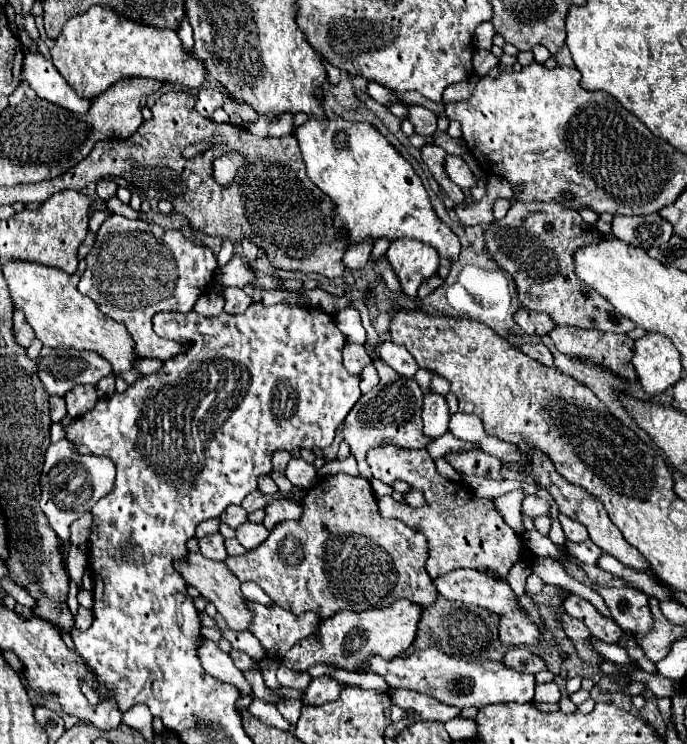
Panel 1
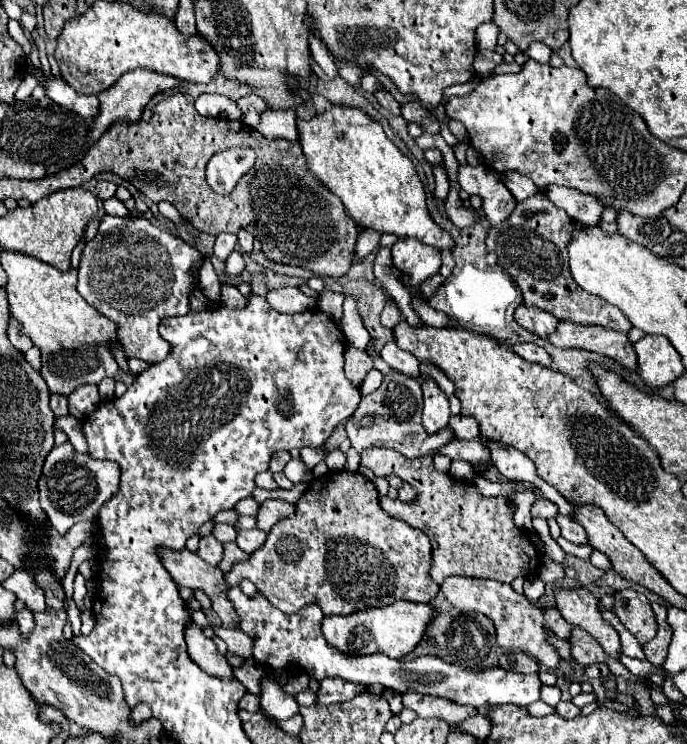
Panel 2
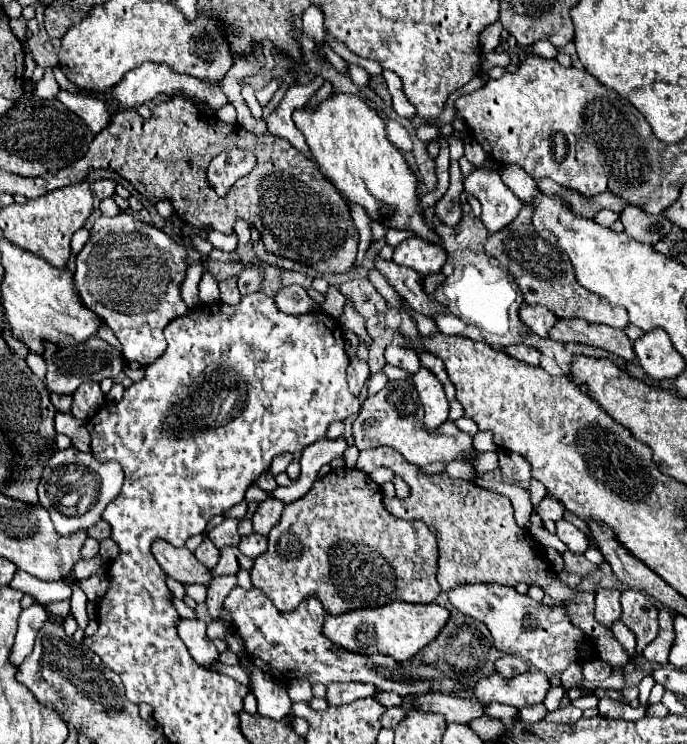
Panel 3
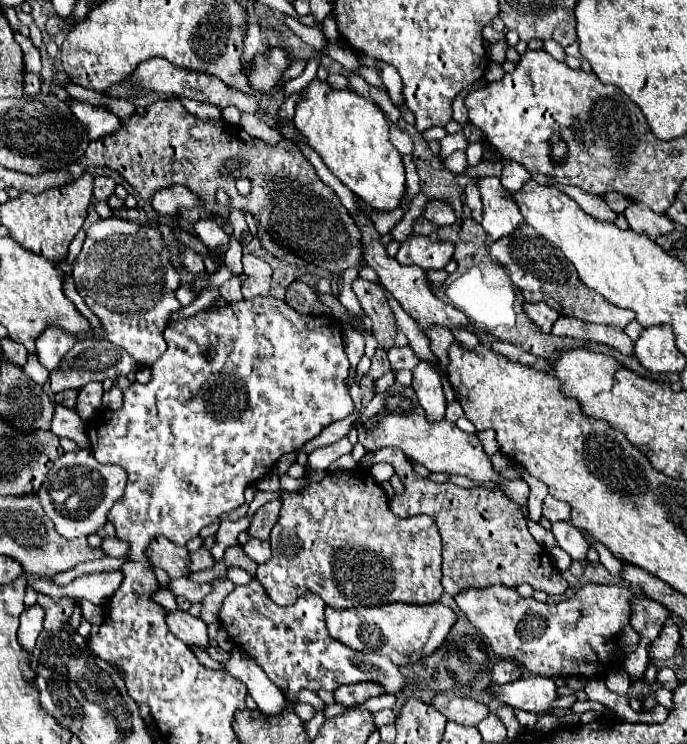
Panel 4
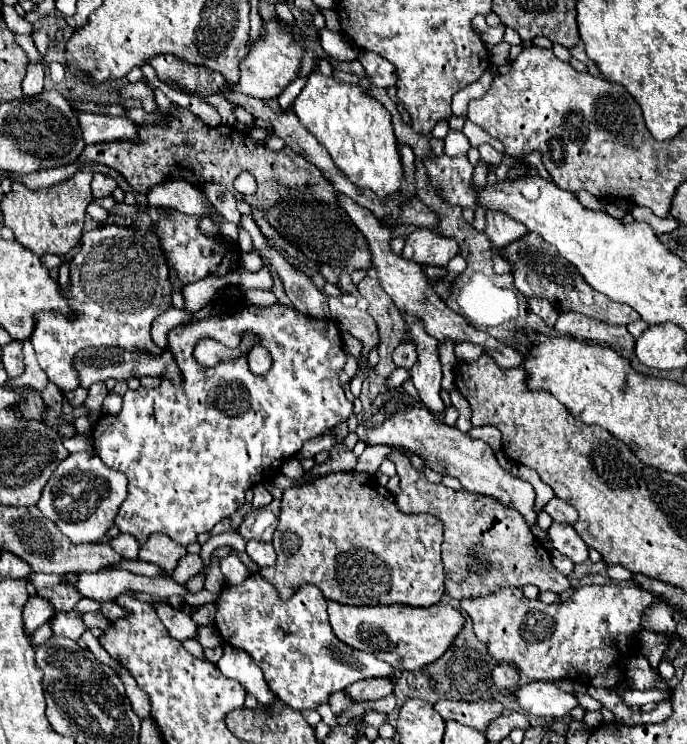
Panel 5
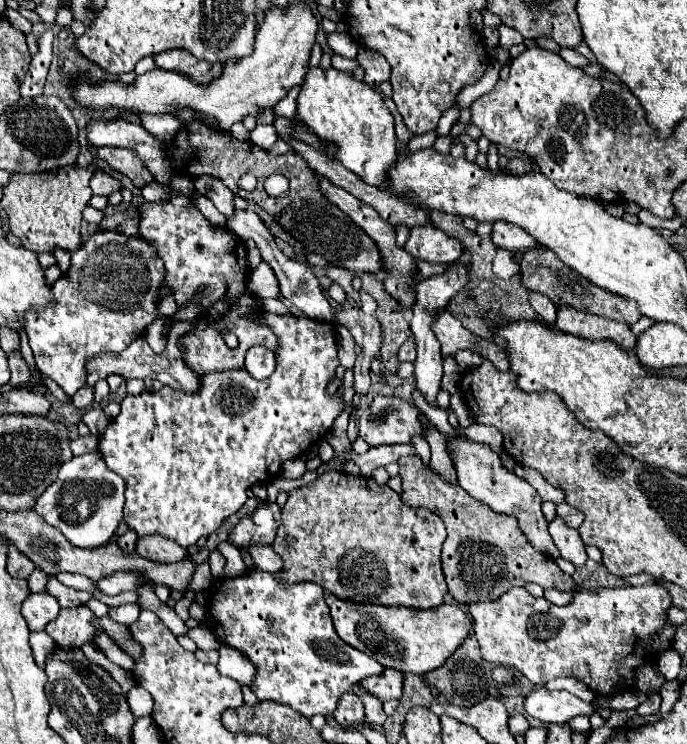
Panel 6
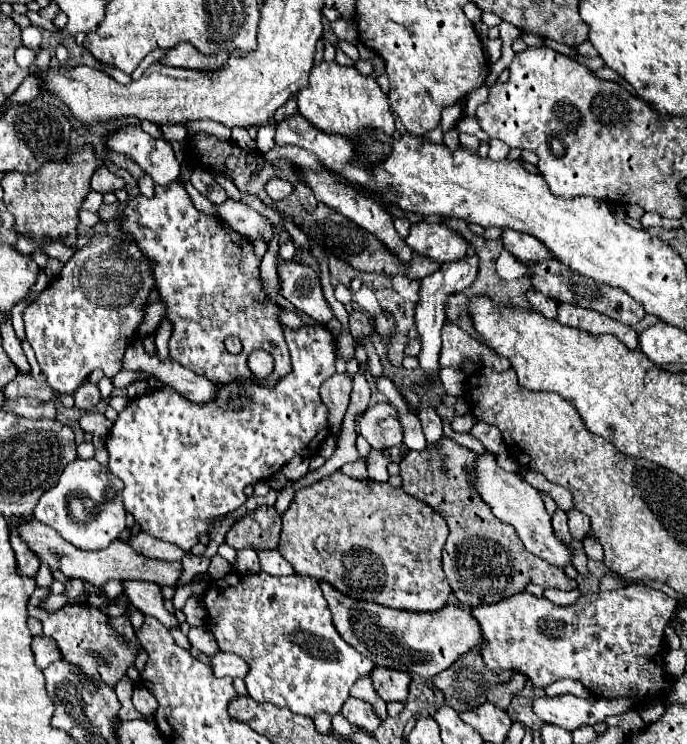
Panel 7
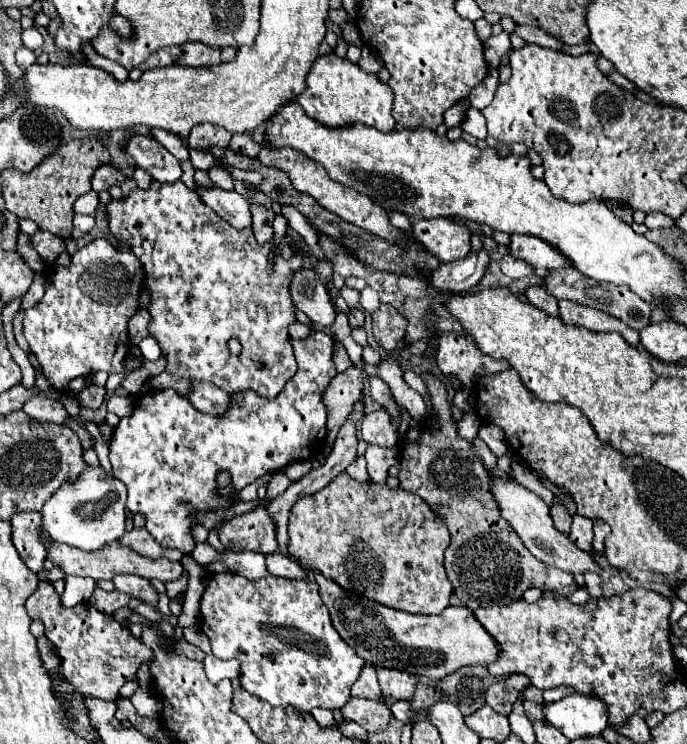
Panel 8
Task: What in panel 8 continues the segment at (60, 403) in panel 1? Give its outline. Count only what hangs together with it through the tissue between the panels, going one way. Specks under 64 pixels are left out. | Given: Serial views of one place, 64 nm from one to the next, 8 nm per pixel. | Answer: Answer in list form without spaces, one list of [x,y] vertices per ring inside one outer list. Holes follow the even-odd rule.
[[[92,384],[92,386],[84,388],[82,392],[78,392],[78,398],[80,398],[80,404],[82,406],[96,410],[96,408],[102,406],[102,402],[106,398],[106,388],[100,388],[100,386]]]

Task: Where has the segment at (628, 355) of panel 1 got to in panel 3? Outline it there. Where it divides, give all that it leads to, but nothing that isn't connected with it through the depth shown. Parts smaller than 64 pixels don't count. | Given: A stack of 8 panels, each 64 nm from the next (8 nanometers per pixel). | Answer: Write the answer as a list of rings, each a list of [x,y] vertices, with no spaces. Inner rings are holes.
[[[560,318],[550,330],[550,338],[560,342],[584,342],[584,344],[608,350],[612,354],[618,354],[624,360],[636,358],[632,350],[632,342],[622,330],[602,326],[602,324],[592,324],[586,320]]]

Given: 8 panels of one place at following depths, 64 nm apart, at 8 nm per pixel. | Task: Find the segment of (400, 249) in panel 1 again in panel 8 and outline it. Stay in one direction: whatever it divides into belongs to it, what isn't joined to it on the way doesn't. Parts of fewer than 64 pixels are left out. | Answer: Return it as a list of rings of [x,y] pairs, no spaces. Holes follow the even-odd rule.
[[[434,218],[434,220],[414,220],[414,238],[426,246],[442,262],[454,262],[470,254],[470,230],[464,222],[454,218]]]

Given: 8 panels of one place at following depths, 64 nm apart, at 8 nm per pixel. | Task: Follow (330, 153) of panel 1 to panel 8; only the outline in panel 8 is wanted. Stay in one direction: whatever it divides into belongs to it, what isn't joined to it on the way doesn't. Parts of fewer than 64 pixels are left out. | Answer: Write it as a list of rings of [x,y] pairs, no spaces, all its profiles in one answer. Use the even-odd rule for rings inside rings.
[[[334,52],[320,56],[308,76],[306,76],[306,90],[296,100],[308,116],[326,124],[326,126],[346,126],[350,122],[364,122],[366,126],[374,126],[380,132],[390,132],[394,128],[394,94],[392,88],[376,74],[364,72],[358,64],[350,62],[348,58],[338,58]]]

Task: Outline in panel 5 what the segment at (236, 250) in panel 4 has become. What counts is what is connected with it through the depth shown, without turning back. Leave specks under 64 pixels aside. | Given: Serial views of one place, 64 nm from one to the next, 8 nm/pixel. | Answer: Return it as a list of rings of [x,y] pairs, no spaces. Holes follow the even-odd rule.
[[[166,180],[146,192],[148,204],[152,208],[178,208],[186,214],[196,216],[208,216],[220,228],[220,231],[228,241],[237,241],[238,228],[236,224],[228,222],[214,208],[206,196],[190,182],[186,180]]]

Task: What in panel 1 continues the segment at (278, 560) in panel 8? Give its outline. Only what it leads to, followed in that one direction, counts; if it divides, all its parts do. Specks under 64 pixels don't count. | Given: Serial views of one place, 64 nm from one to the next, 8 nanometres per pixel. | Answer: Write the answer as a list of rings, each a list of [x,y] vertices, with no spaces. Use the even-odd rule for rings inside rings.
[[[244,522],[242,526],[236,528],[236,540],[246,548],[252,550],[256,546],[260,546],[266,538],[268,538],[268,530],[262,524],[252,524],[252,522]]]

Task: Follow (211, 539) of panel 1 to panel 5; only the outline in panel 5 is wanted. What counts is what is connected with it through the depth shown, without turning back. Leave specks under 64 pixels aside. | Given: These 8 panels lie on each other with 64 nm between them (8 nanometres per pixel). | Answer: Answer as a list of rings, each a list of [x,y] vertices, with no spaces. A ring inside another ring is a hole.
[[[186,554],[180,562],[178,562],[178,566],[174,568],[174,572],[172,572],[172,576],[168,574],[168,572],[164,572],[164,576],[166,578],[170,578],[170,580],[174,580],[176,584],[180,584],[180,586],[186,586],[186,582],[192,578],[192,576],[196,576],[200,570],[202,570],[202,560],[200,560],[200,556],[198,554]]]

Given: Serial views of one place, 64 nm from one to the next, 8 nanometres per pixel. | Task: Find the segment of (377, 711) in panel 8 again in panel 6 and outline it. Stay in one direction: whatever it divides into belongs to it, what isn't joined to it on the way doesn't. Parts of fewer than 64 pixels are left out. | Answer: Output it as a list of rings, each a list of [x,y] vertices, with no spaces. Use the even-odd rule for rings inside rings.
[[[346,692],[346,696],[342,696],[336,712],[334,712],[334,718],[340,722],[340,724],[368,724],[370,728],[378,728],[376,724],[370,724],[366,720],[366,714],[364,714],[364,704],[360,702],[360,698],[352,692]]]

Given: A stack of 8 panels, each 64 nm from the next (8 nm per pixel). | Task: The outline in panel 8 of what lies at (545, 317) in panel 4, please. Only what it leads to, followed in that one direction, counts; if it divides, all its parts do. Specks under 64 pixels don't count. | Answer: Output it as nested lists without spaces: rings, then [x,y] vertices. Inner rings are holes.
[[[530,286],[524,294],[526,294],[526,300],[532,306],[548,312],[550,316],[558,316],[558,300],[546,288],[542,288],[542,286]]]

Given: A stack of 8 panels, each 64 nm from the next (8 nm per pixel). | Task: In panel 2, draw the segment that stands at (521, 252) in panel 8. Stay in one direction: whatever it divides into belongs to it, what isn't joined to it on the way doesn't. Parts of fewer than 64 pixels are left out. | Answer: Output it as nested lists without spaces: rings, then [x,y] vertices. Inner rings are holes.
[[[460,166],[458,184],[468,194],[482,198],[482,216],[490,226],[510,218],[516,208],[516,200],[510,190],[486,166]]]

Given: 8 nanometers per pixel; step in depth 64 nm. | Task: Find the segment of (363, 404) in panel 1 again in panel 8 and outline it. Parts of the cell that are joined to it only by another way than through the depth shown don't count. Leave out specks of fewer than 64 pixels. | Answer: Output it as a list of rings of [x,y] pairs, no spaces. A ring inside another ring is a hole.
[[[374,410],[362,418],[360,426],[362,440],[368,444],[378,444],[382,448],[396,448],[400,434],[392,428],[390,416],[386,410]],[[494,478],[494,498],[500,504],[500,512],[502,516],[512,524],[512,528],[518,532],[518,536],[522,538],[522,542],[526,544],[526,548],[540,558],[544,564],[560,568],[564,572],[572,572],[572,574],[586,574],[586,572],[594,572],[594,574],[602,574],[602,566],[594,560],[592,554],[582,552],[576,544],[572,544],[570,536],[564,536],[552,522],[550,518],[550,508],[548,504],[538,498],[536,494],[528,492],[526,488],[522,488],[516,482],[502,482],[498,478]]]

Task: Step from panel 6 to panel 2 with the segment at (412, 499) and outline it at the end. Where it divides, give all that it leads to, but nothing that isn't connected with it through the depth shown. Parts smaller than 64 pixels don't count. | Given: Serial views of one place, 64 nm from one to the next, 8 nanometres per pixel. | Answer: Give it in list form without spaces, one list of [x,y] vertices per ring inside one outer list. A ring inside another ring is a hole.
[[[370,448],[362,452],[360,466],[388,466],[388,472],[398,472],[402,478],[418,478],[418,496],[412,502],[400,502],[385,496],[380,497],[380,504],[394,518],[400,518],[408,524],[414,520],[416,526],[430,536],[430,542],[434,544],[430,576],[436,584],[442,584],[450,576],[488,578],[512,584],[518,576],[530,578],[530,572],[532,576],[538,574],[542,552],[530,544],[526,532],[516,528],[508,498],[482,496],[474,484],[458,482],[450,474],[434,470],[432,460],[406,460],[400,452],[388,448]],[[418,472],[430,472],[430,480]],[[556,586],[554,598],[556,598],[558,610],[570,624],[580,626],[582,630],[592,634],[602,646],[602,650],[606,652],[606,656],[610,656],[612,660],[620,660],[622,656],[620,638],[616,630],[598,612],[598,600],[588,588],[572,590],[572,588]]]

